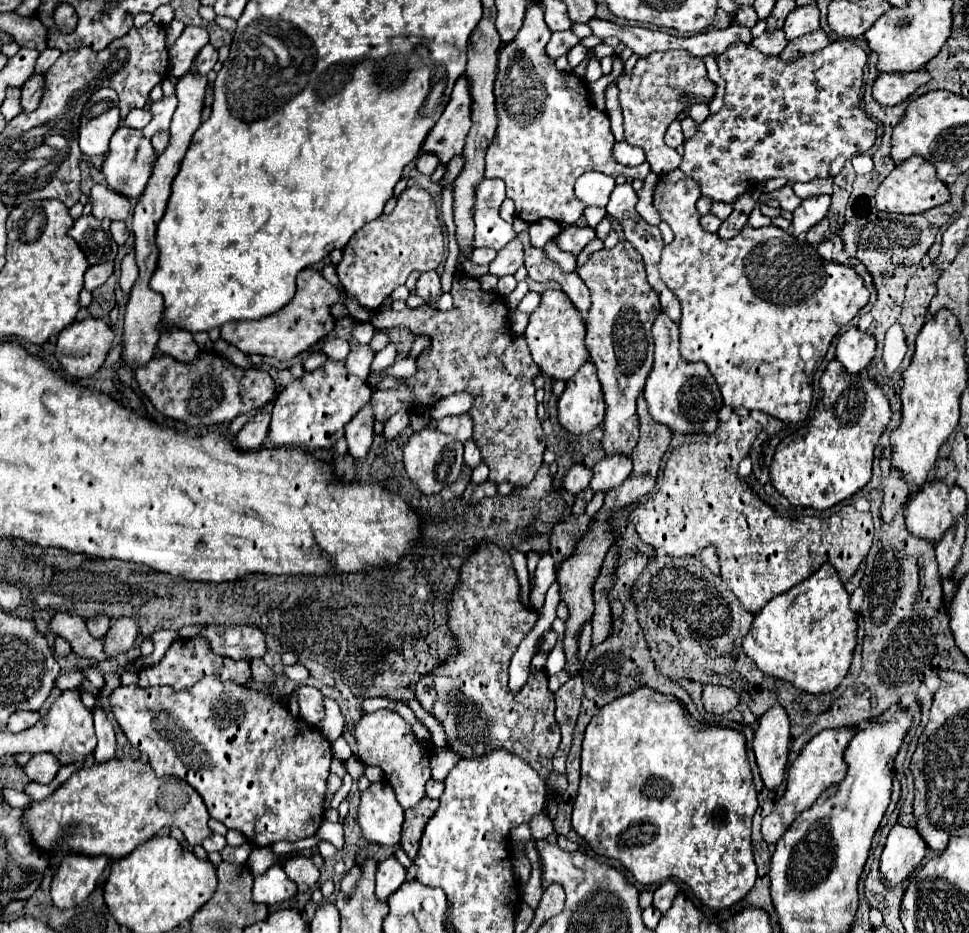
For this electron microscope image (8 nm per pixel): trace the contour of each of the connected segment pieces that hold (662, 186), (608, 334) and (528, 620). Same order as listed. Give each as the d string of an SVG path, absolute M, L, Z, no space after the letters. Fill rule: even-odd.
M678 168L660 176L654 190L654 206L674 232L674 240L662 250L658 270L682 304L680 354L686 362L704 362L708 366L726 406L760 410L784 422L802 422L812 404L814 370L822 364L830 340L866 306L870 294L854 268L826 262L814 246L800 244L776 226L744 226L732 240L720 240L718 234L702 230L700 214L696 212L698 198L700 186Z
M626 240L618 242L612 250L602 248L594 252L590 260L578 270L578 274L592 296L592 306L588 312L586 348L596 364L606 400L602 448L606 456L630 456L638 442L636 396L644 388L644 382L652 370L652 322L654 308L656 316L660 314L660 302L652 286L648 286L642 256Z
M484 542L482 546L478 544L476 550L464 560L464 566L460 566L458 582L446 598L446 612L448 630L456 638L458 646L430 674L410 684L416 700L444 726L446 748L458 758L470 760L486 756L494 750L506 750L518 758L524 758L524 762L528 762L546 782L552 774L552 756L560 746L560 726L554 718L554 692L548 688L548 676L544 670L536 674L530 672L528 682L516 694L512 694L508 688L508 662L520 642L538 622L538 612L520 600L520 582L508 552L500 550L492 542Z

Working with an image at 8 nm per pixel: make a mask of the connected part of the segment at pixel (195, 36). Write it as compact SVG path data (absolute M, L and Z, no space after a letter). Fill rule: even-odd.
M186 26L182 36L174 42L174 46L170 48L170 74L172 76L184 76L190 66L192 60L196 58L196 54L208 44L208 32L206 28L198 28L198 26Z

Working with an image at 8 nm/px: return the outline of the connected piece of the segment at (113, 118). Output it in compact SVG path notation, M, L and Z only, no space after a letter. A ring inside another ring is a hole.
M100 88L84 104L80 118L80 150L84 158L104 156L108 142L120 126L118 96L112 88Z

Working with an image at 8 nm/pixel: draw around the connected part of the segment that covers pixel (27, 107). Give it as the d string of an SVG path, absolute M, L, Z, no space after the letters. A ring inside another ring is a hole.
M34 74L24 86L22 86L22 96L20 96L20 106L22 112L32 112L40 104L40 94L44 88L44 76Z

